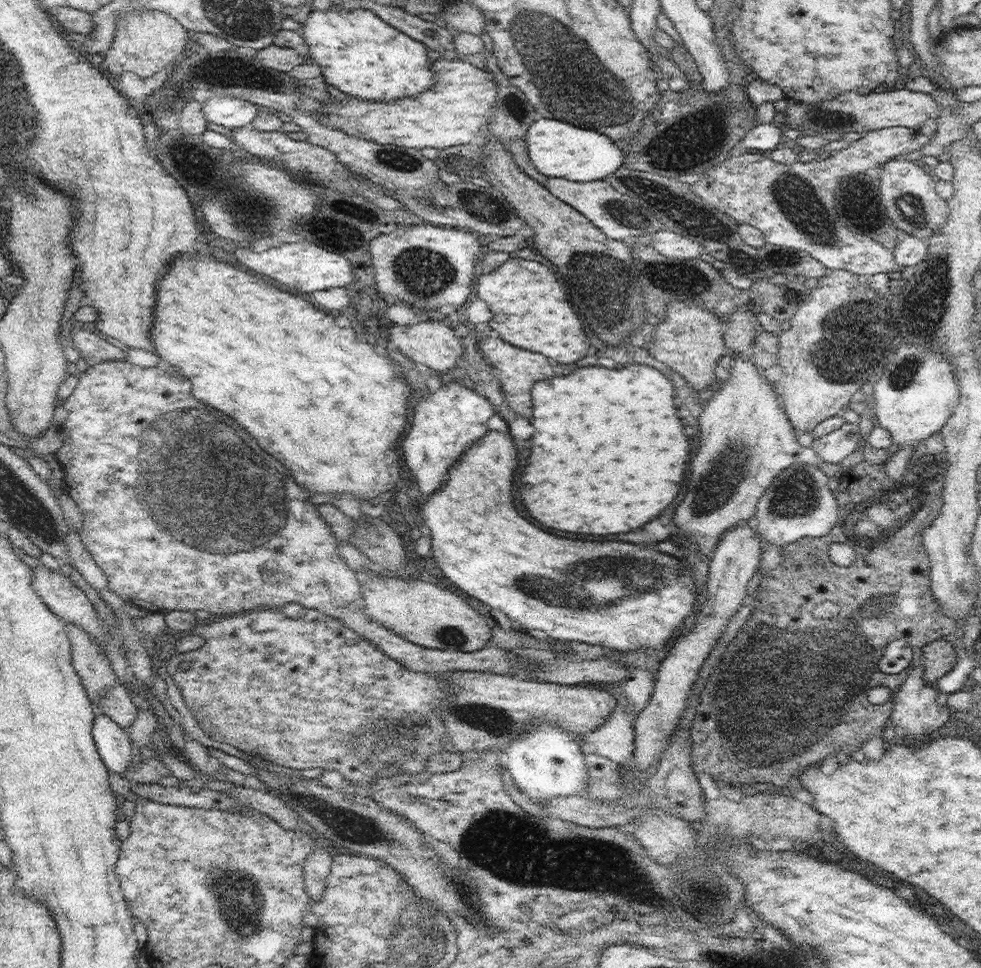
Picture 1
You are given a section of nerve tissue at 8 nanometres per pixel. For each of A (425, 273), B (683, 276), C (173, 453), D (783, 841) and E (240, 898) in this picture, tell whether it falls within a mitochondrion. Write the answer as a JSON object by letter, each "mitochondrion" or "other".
{"A":"mitochondrion","B":"mitochondrion","C":"mitochondrion","D":"other","E":"mitochondrion"}

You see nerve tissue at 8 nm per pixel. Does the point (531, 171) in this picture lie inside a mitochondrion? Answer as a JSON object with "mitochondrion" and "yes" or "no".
{"mitochondrion":"no"}

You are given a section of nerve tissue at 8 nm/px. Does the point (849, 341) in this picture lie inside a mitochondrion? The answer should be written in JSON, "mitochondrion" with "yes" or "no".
{"mitochondrion":"yes"}

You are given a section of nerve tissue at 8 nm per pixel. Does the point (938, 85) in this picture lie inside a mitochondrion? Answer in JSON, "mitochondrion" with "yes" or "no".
{"mitochondrion":"no"}

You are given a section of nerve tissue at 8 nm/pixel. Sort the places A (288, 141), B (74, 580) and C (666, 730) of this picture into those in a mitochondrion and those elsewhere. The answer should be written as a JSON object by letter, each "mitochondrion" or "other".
{"A":"other","B":"other","C":"other"}

